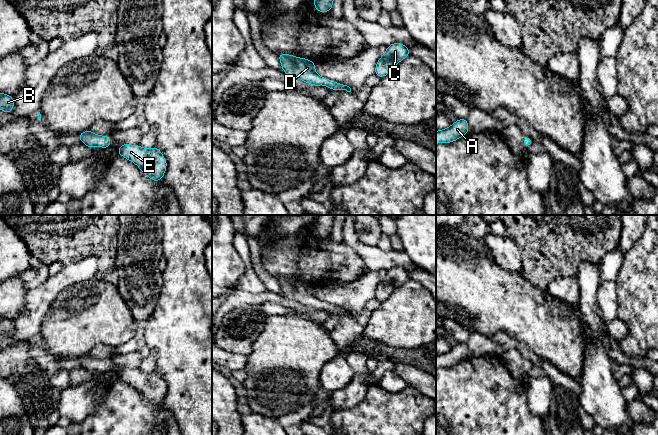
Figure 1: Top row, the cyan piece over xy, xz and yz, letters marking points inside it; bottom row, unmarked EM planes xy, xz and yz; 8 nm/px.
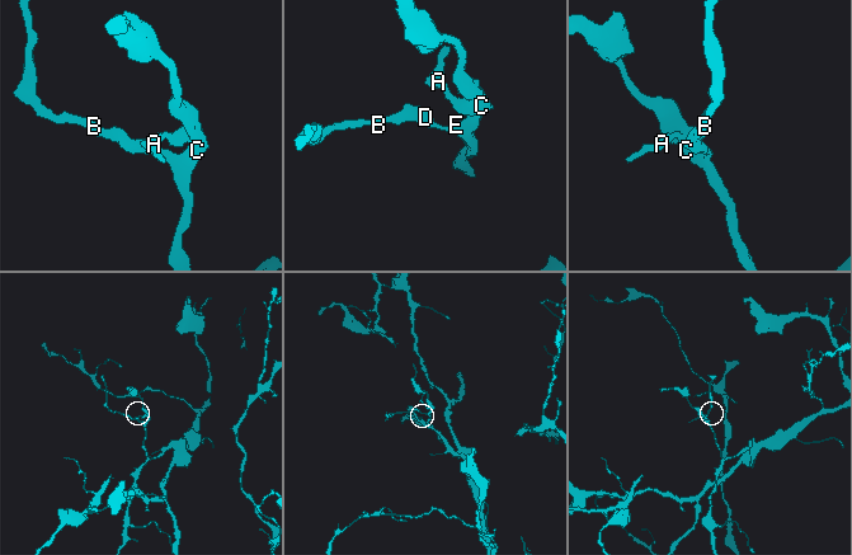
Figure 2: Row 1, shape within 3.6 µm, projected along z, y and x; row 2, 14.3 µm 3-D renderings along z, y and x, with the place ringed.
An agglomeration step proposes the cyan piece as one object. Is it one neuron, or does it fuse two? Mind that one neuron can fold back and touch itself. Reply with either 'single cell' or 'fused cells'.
single cell

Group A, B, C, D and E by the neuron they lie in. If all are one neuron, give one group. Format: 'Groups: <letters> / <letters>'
Groups: A B C D E

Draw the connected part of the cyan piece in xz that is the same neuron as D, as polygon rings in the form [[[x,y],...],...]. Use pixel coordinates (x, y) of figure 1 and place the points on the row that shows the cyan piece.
[[[277,54],[277,56],[281,62],[283,72],[290,76],[297,77],[313,86],[323,84],[331,90],[351,92],[349,86],[319,76],[315,71],[315,63],[310,59],[299,58],[290,54]]]

